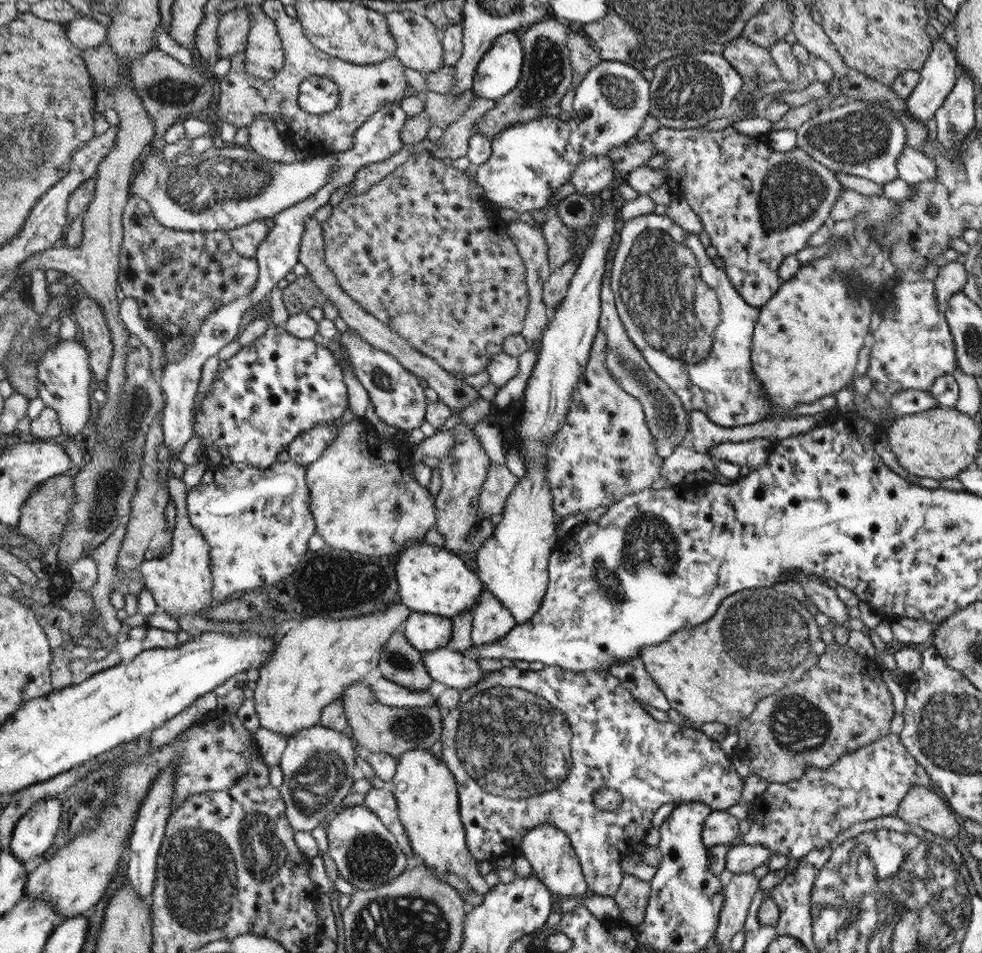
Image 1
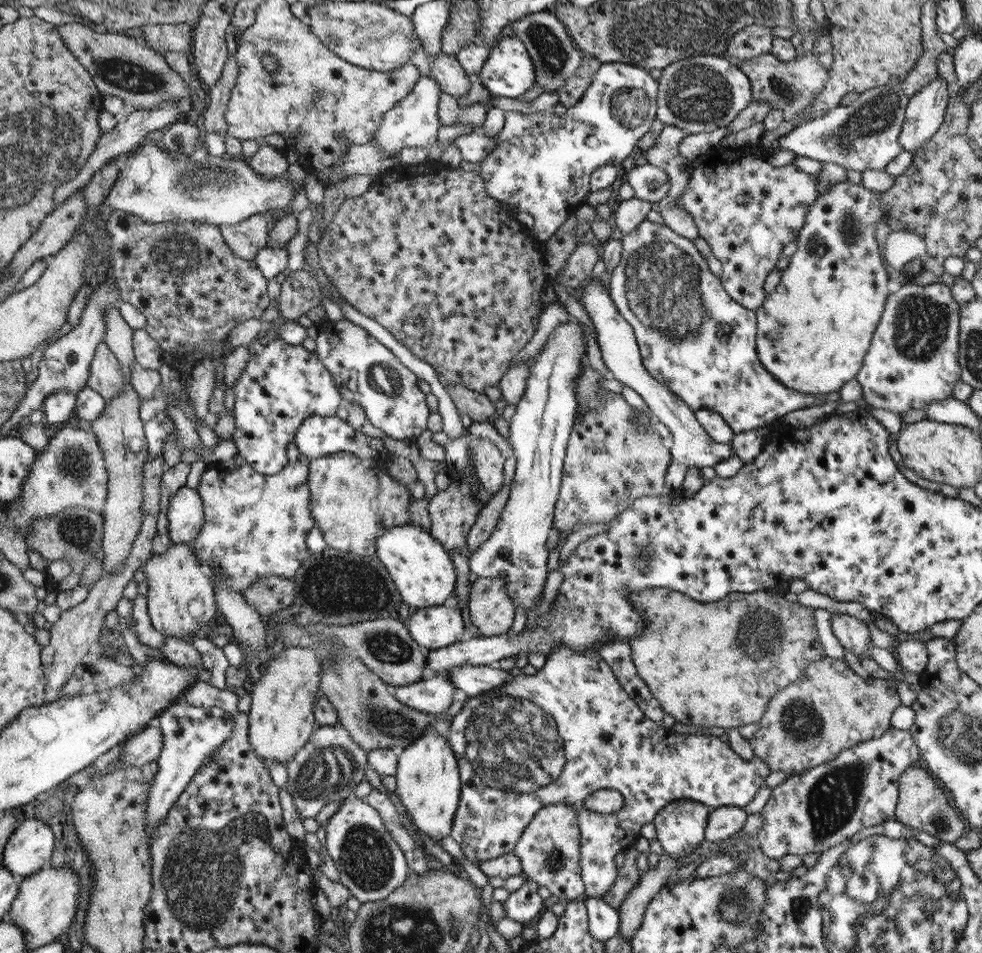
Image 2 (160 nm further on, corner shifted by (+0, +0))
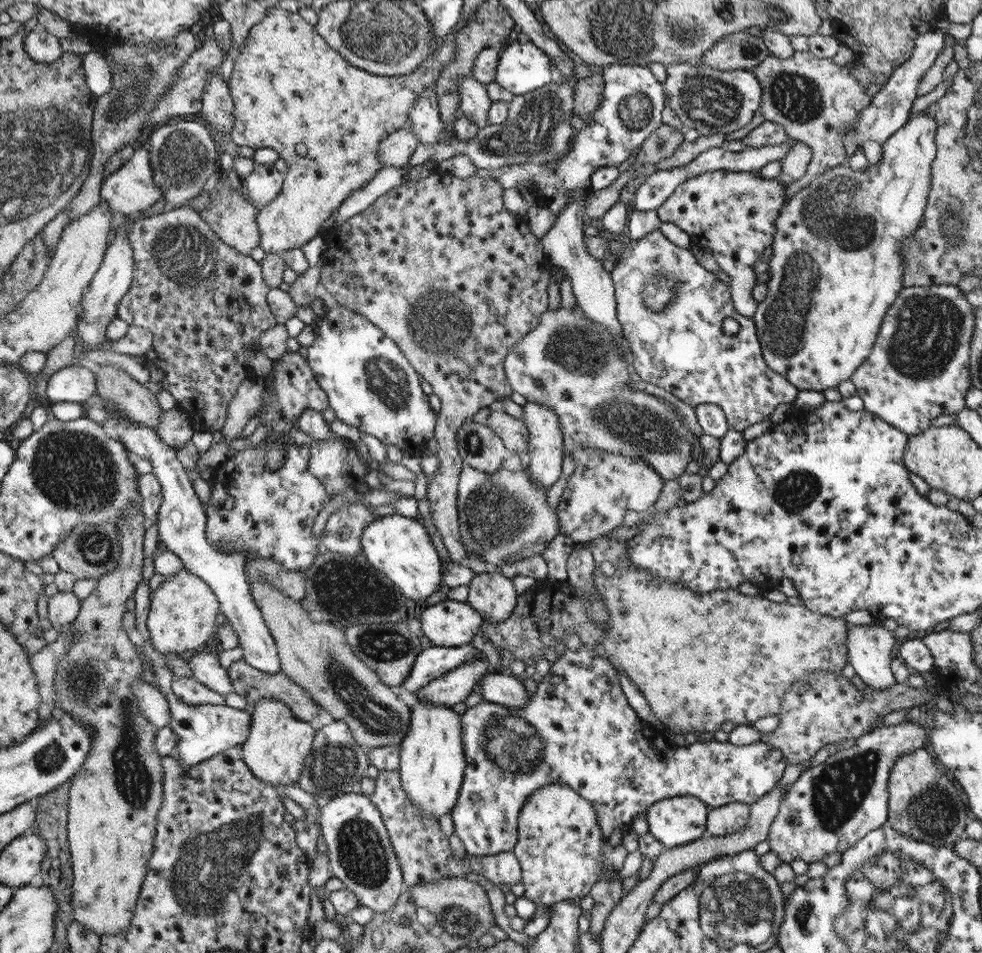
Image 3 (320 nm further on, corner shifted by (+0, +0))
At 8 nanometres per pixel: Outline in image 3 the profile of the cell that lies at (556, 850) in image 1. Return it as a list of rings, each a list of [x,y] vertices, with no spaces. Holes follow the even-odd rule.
[[[548,783],[546,787],[540,787],[528,797],[523,807],[524,816],[520,816],[520,836],[513,852],[522,865],[521,882],[524,885],[524,896],[540,906],[551,906],[568,898],[583,899],[600,881],[605,870],[611,870],[613,875],[604,879],[620,878],[618,872],[622,869],[628,852],[624,850],[623,845],[614,847],[608,843],[608,837],[603,835],[603,829],[599,825],[595,805],[580,796],[576,789],[564,783]]]

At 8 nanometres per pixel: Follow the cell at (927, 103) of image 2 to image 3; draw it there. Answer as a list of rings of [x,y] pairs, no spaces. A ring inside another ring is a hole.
[[[922,111],[916,117],[911,117],[907,123],[900,127],[882,147],[882,160],[880,164],[869,164],[864,170],[855,170],[846,164],[836,165],[826,169],[822,174],[816,175],[795,196],[787,200],[775,220],[776,234],[772,241],[772,255],[764,260],[762,269],[770,274],[770,280],[765,284],[768,294],[764,301],[757,304],[754,316],[751,318],[757,328],[757,337],[760,341],[763,357],[766,364],[778,374],[784,376],[790,384],[799,390],[816,390],[823,392],[827,388],[836,388],[842,381],[847,381],[856,372],[856,369],[868,358],[871,348],[877,339],[886,311],[896,301],[898,293],[902,291],[903,274],[908,265],[904,260],[903,250],[907,246],[907,238],[917,231],[924,211],[926,210],[929,192],[931,191],[931,165],[936,157],[936,127],[937,122]]]

